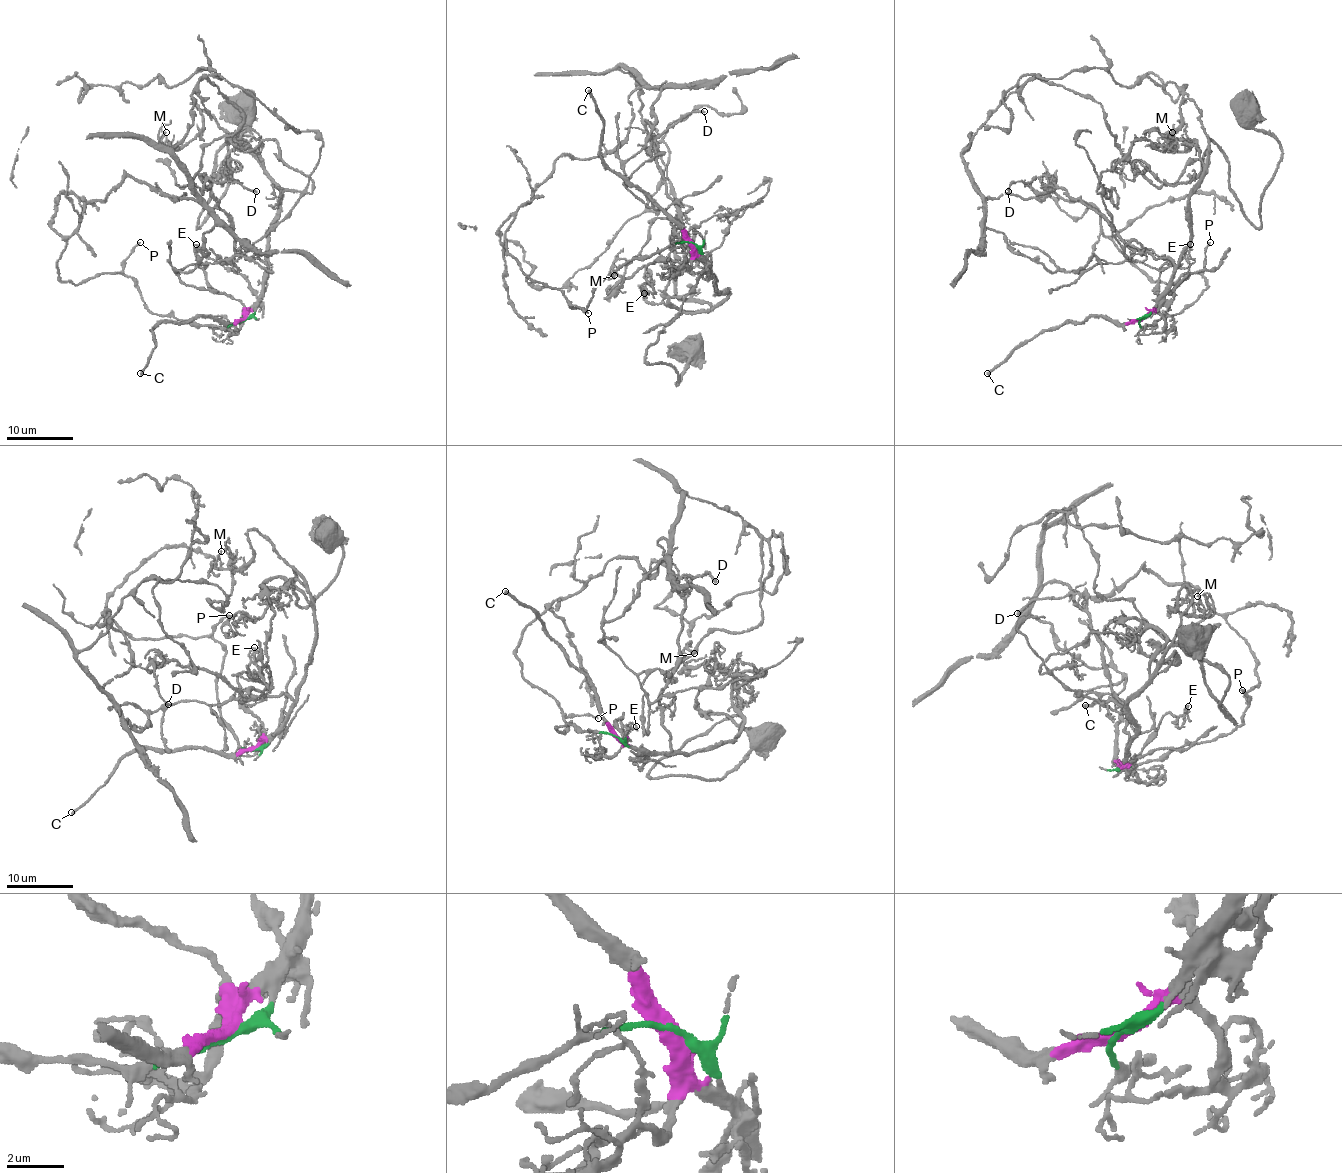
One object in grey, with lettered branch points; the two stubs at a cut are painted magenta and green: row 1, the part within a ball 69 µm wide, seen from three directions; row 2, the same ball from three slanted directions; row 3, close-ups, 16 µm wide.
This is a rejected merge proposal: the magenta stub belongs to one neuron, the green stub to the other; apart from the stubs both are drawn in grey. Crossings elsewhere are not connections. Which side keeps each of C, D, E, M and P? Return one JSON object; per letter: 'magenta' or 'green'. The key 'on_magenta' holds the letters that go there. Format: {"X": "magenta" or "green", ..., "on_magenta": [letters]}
{"C": "magenta", "D": "magenta", "E": "magenta", "M": "magenta", "P": "green", "on_magenta": ["C", "D", "E", "M"]}

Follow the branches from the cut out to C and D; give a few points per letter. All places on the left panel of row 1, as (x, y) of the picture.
C: (243, 319), (231, 324), (219, 324), (208, 317), (161, 322), (153, 329), (154, 349), (139, 374)
D: (243, 319), (261, 294), (264, 264), (234, 249), (233, 220), (204, 175), (256, 192)

